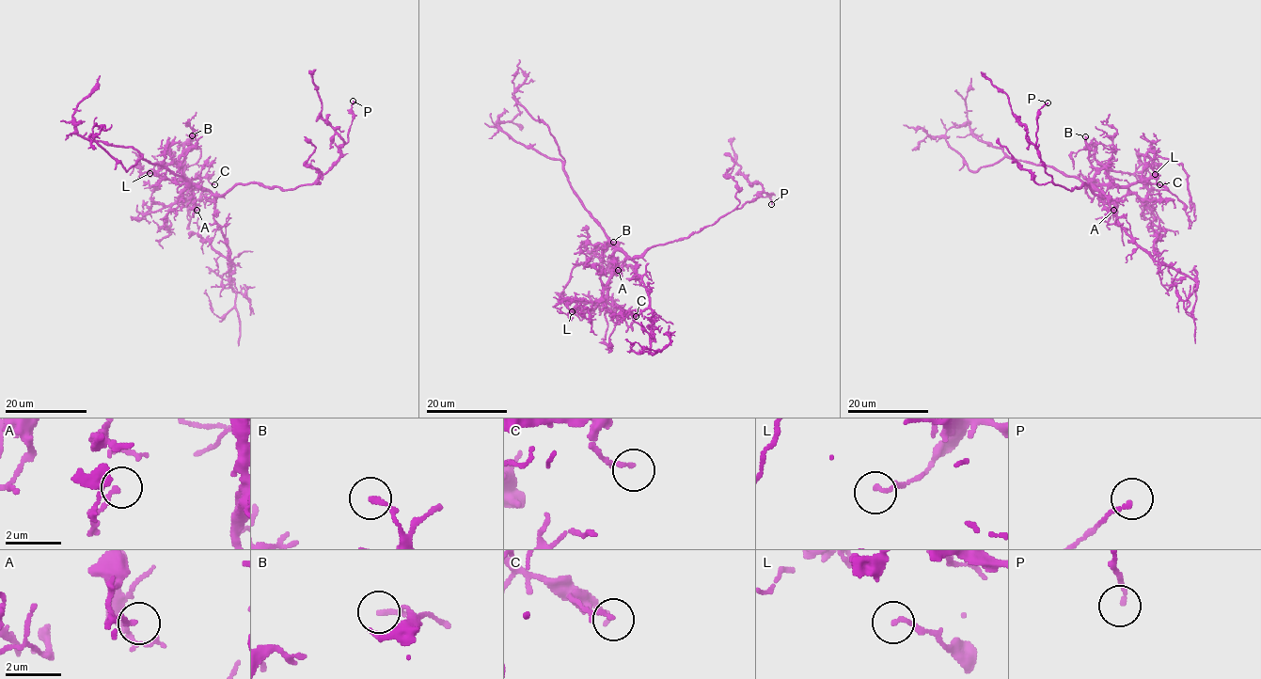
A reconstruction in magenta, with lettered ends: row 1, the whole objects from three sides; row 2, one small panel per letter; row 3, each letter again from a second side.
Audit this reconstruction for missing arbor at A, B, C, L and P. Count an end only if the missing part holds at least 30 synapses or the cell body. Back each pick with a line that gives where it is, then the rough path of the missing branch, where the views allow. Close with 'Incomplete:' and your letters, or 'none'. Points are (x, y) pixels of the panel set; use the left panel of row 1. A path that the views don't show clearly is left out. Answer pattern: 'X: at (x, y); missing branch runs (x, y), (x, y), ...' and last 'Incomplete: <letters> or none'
Incomplete: none

